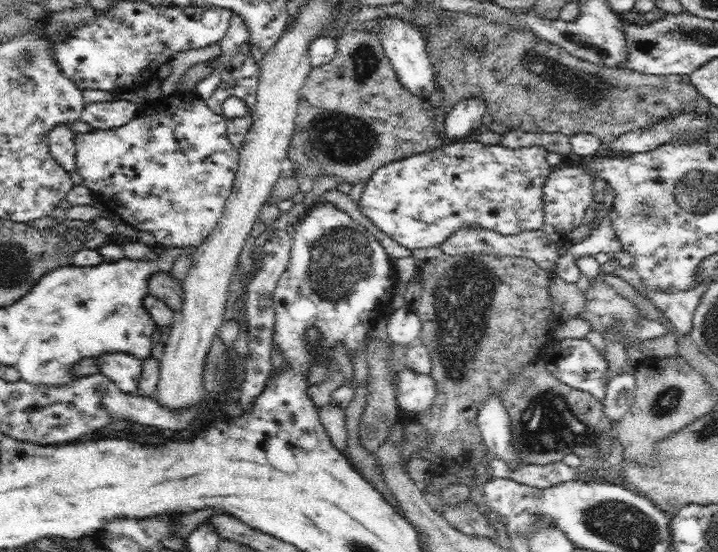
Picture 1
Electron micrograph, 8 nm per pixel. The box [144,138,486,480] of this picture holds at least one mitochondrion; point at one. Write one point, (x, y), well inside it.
(339, 262)

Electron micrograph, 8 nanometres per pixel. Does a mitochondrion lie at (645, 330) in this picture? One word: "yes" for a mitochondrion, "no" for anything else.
no

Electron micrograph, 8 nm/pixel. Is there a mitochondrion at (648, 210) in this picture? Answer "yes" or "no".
yes

